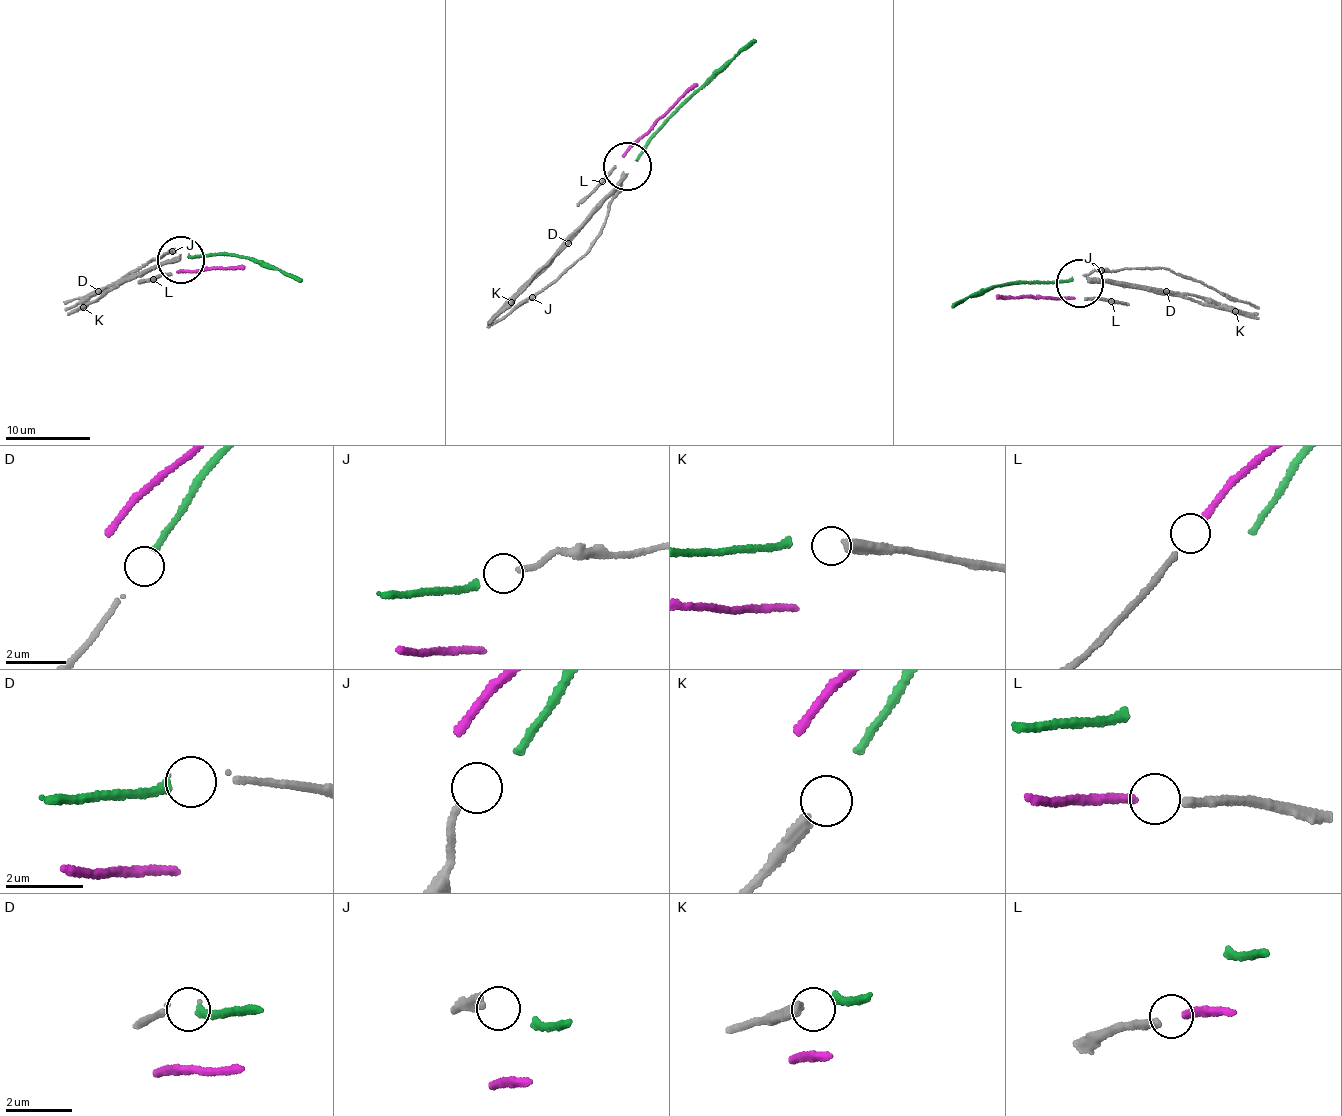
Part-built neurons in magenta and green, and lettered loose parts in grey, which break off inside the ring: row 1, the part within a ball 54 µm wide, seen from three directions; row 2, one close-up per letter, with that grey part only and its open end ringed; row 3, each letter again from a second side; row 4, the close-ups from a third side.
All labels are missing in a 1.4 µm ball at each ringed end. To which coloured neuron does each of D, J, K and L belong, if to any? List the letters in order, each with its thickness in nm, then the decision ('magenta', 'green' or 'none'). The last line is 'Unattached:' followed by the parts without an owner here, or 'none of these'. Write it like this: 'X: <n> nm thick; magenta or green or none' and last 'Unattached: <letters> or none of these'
D: 20 nm thick; green
J: 170 nm thick; none
K: 360 nm thick; none
L: 200 nm thick; magenta
Unattached: J, K

